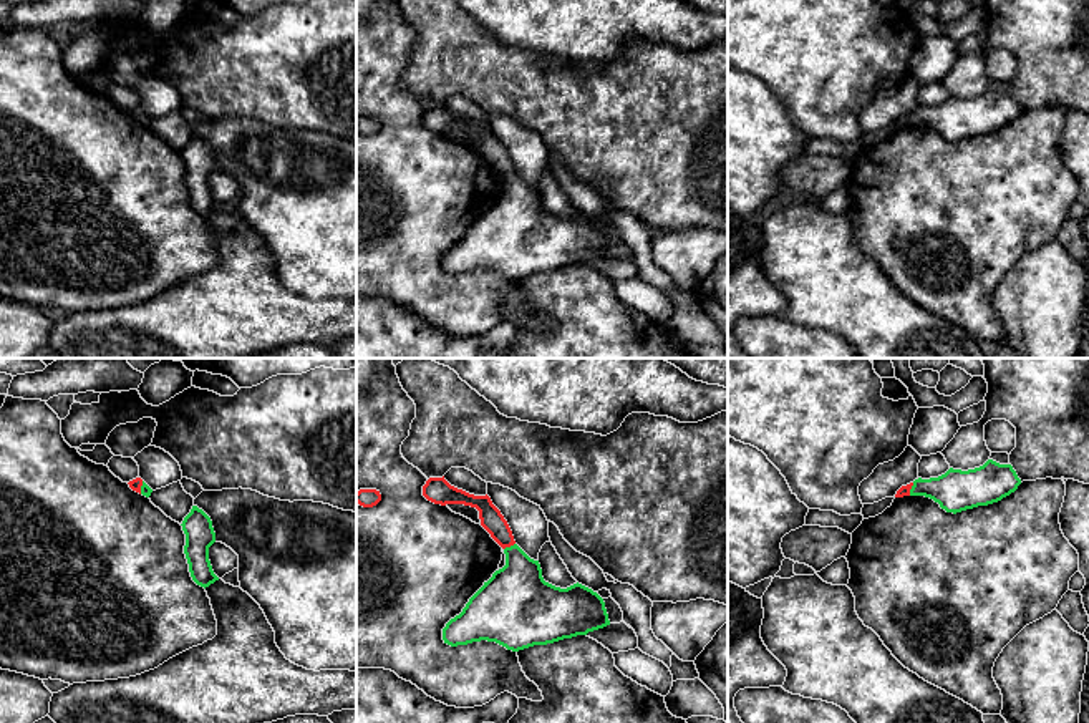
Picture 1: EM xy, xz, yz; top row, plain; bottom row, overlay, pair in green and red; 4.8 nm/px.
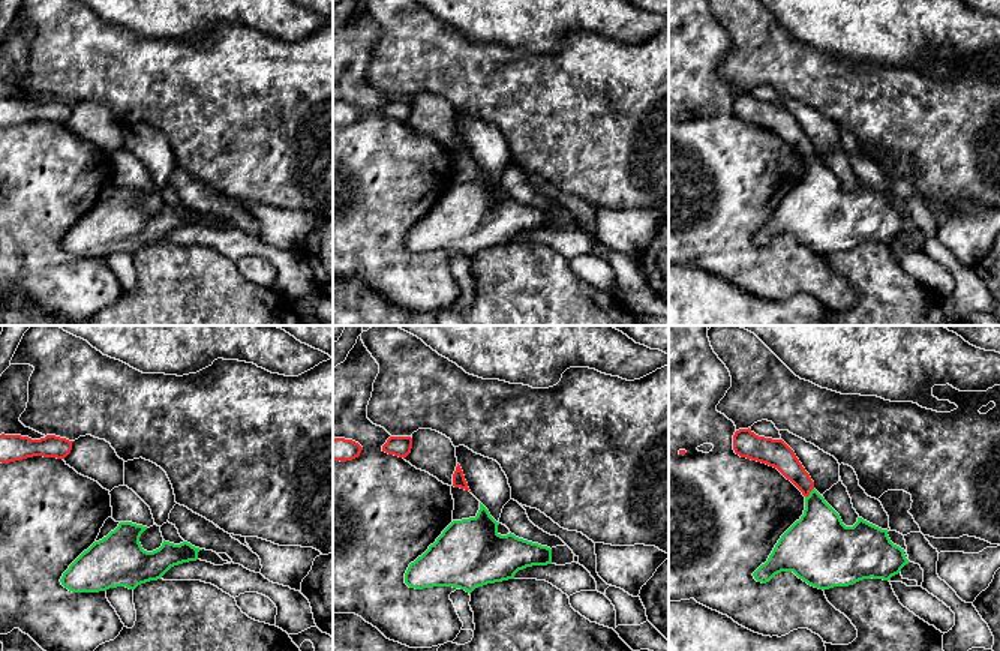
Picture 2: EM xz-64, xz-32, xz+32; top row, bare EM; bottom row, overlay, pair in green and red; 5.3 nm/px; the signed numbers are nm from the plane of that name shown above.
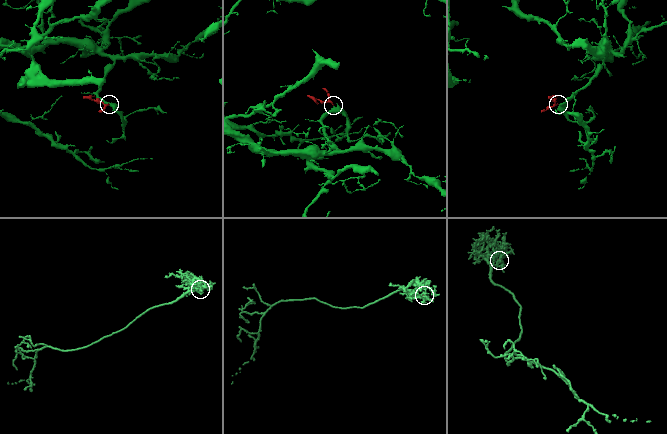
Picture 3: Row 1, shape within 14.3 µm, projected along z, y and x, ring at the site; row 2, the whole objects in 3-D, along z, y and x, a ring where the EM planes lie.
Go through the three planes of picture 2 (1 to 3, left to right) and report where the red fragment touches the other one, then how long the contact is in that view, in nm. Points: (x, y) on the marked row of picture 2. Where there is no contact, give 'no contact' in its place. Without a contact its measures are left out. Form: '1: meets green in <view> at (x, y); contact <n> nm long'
1: no contact
2: no contact
3: meets green in xz+32 at (810, 492); contact 70 nm long

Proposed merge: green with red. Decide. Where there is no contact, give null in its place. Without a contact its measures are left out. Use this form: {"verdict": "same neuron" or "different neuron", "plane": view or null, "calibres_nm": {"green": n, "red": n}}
{"verdict": "same neuron", "plane": "xz", "calibres_nm": {"green": 320, "red": 110}}

